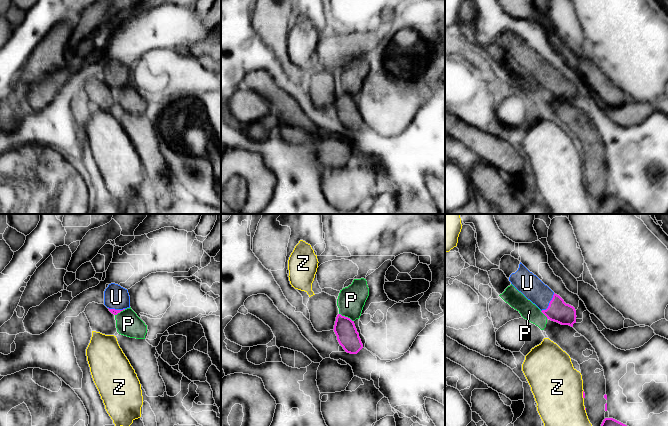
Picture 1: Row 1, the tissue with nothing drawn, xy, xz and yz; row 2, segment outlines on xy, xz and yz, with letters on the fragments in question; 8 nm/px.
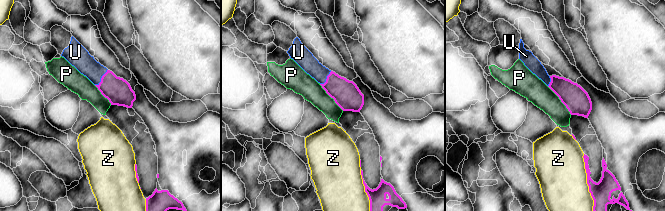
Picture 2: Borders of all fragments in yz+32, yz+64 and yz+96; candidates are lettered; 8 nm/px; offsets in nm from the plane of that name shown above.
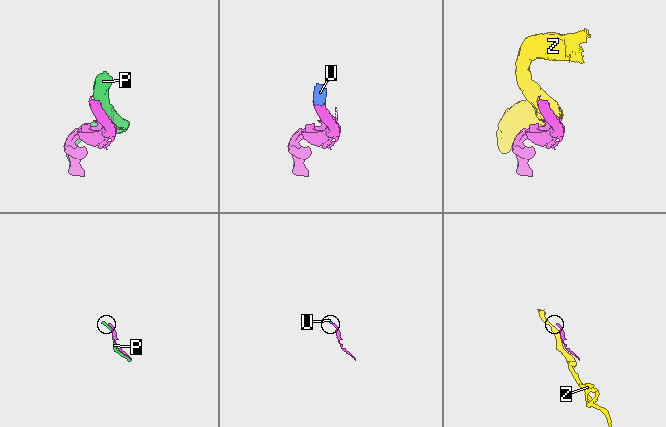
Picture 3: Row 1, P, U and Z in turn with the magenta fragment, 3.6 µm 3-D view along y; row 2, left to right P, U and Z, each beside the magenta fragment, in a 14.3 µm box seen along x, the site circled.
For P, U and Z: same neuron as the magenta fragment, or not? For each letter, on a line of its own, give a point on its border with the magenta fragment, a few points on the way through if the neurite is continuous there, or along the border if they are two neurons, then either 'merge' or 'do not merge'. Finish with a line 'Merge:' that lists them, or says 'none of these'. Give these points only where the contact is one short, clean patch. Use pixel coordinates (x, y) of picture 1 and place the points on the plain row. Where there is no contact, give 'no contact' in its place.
P: contact xz (346, 93); do not merge
U: contact yz (549, 79); way yz (558, 87), (549, 79), (527, 59); merge
Z: contact yz (595, 209); do not merge
Merge: U

